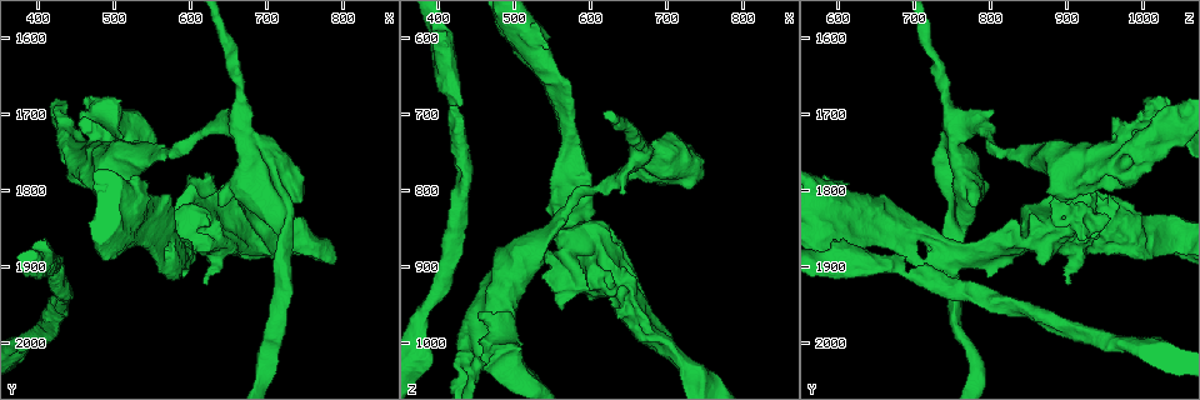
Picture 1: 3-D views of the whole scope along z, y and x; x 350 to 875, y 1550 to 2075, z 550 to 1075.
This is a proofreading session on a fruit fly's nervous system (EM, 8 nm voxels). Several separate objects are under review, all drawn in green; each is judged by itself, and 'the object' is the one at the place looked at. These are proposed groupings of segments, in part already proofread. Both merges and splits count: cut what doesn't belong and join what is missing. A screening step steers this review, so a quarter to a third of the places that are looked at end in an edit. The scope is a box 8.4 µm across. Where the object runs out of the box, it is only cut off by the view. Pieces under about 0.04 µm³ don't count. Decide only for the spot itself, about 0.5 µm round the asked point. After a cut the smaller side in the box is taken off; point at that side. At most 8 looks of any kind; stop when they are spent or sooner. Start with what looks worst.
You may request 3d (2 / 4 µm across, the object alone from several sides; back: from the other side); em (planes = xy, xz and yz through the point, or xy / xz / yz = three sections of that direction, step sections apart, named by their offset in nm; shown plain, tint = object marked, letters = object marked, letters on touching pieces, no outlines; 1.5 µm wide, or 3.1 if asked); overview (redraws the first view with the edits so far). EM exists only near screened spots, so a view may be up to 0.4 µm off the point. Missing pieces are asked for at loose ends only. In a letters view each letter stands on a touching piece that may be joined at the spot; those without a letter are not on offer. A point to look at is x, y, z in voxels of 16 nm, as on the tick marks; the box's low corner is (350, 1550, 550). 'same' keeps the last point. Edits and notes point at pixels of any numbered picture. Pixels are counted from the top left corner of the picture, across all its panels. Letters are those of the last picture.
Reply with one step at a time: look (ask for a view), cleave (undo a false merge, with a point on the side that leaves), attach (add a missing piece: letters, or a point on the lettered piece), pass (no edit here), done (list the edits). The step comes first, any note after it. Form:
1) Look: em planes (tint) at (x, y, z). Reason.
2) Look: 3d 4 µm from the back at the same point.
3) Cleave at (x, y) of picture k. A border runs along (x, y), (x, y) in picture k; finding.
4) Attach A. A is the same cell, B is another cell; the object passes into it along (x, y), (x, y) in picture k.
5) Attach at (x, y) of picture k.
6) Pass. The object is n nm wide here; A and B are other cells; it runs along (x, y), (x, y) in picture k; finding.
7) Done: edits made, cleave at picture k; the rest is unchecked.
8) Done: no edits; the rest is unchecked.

Look: 3d 4 µm at (460, 1680, 1030). Free end.

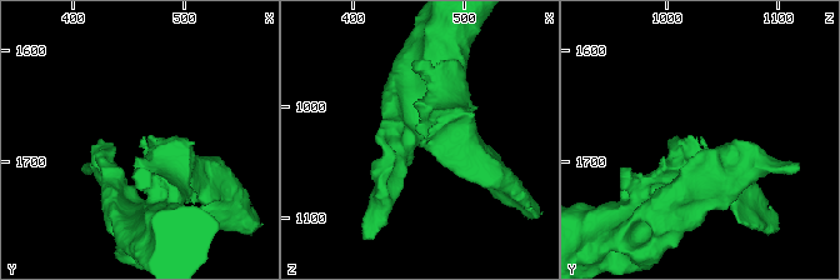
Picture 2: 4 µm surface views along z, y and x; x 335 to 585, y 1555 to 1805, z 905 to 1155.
Look: em planes (plain) at (464, 1676, 1032). Need the tissue.

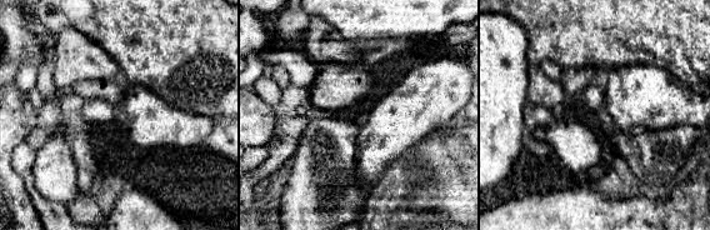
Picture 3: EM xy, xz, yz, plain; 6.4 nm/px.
Look: em planes (letters) at the same point.

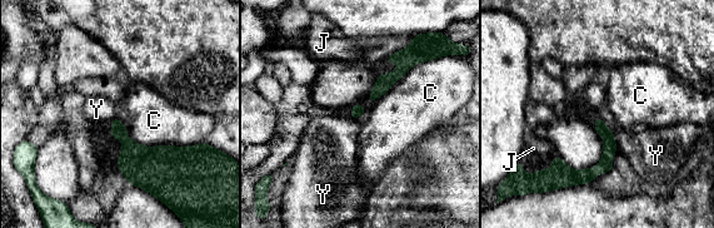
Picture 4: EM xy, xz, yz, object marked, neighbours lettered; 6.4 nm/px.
Pass. The longest contact is with C, 460 nm; C, J and Y are other cells; a border runs along (613, 133), (618, 149) in picture 4; none of them fits.

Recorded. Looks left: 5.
Look: em planes (plain) at (560, 1835, 955). Thick end.

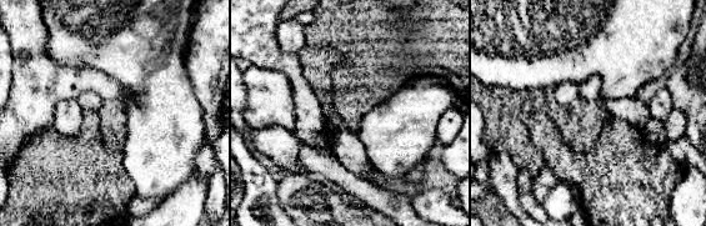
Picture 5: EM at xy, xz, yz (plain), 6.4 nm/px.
Look: em planes (tint) at the same point. With the object marked.

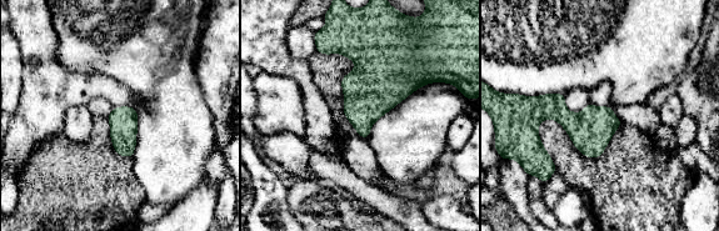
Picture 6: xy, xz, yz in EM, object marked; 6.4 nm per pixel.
Look: em planes (letters) at the same point. What lies round it.

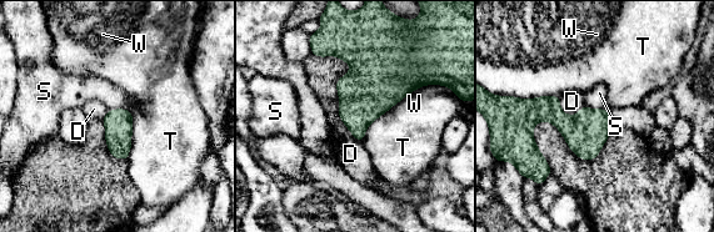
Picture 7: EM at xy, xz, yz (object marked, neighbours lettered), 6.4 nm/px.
Pass. D, S, T and W are other cells; none of them fits.

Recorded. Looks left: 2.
Look: em planes (plain) at (420, 1905, 685). Narrows sharply.

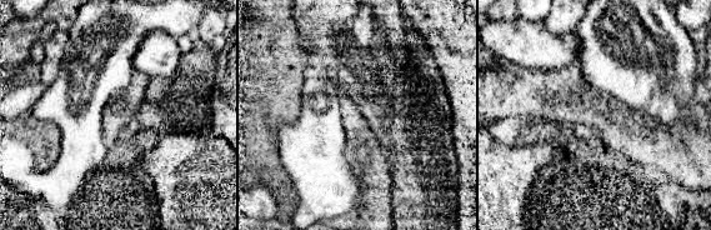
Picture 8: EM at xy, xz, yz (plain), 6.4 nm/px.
Look: em planes (letters) at the same point. What lies round it.

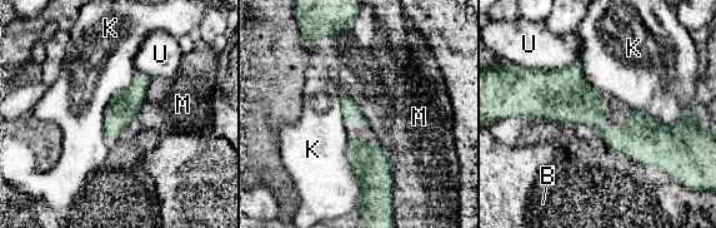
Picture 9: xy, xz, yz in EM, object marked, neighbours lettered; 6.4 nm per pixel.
Pass. The object is 130 nm wide here; B, K, M and U are other cells; a border runs along (135, 70), (106, 105), (104, 133) in picture 9; all the same neuron.

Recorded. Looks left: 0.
Done: no edits; the rest is unchecked.

